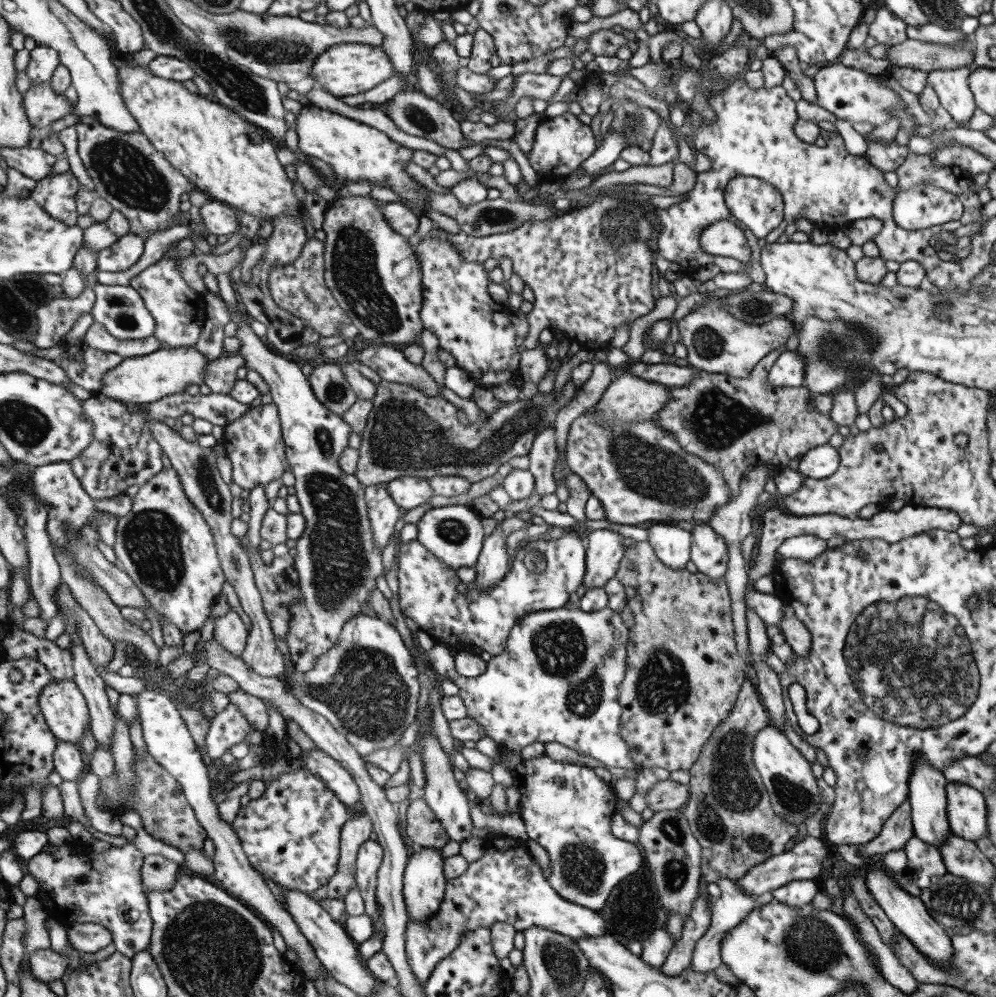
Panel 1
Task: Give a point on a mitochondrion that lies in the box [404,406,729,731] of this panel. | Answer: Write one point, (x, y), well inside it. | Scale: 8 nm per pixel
(646, 469)

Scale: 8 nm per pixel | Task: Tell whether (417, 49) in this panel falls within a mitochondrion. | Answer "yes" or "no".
no

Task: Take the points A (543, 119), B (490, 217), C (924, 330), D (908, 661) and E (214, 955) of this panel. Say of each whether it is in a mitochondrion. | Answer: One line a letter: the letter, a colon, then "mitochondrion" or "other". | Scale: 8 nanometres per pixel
A: other
B: mitochondrion
C: other
D: mitochondrion
E: mitochondrion

